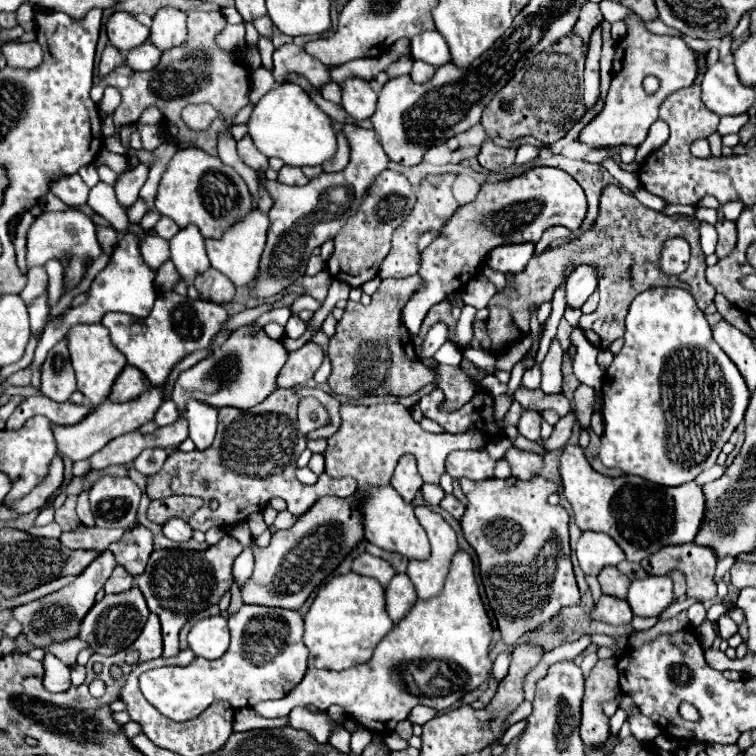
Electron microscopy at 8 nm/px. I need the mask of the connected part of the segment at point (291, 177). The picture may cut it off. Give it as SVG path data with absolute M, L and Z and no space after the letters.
M284 165L278 171L278 181L286 185L306 185L308 183L308 179L304 177L304 173L298 167L288 167L288 165Z

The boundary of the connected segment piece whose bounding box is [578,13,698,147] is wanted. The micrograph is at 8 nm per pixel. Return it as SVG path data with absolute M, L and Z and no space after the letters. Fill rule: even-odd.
M634 13L626 15L624 23L628 27L628 33L624 35L622 41L616 43L614 75L612 75L612 85L604 103L604 109L598 113L598 117L594 117L580 131L580 137L578 137L586 145L596 145L596 147L634 145L638 147L646 139L650 125L658 119L660 103L664 103L664 99L672 95L674 91L692 85L698 73L696 59L680 37L650 33L644 21ZM646 75L656 75L660 79L660 89L650 99L644 99L644 91L642 91L642 79Z

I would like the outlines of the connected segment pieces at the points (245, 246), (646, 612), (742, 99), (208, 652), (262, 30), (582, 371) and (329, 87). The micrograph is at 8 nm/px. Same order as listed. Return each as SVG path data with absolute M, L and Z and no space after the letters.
M252 211L252 215L248 215L248 219L242 219L240 223L236 223L236 227L230 227L222 239L206 239L206 253L208 259L212 263L214 269L218 269L220 273L224 273L236 287L246 287L250 285L260 269L260 259L262 259L262 251L266 245L266 231L268 231L268 215L260 213L260 211Z
M668 575L634 579L626 597L638 617L658 617L674 601L674 583Z
M718 61L708 67L702 79L702 101L720 117L738 115L746 113L754 103L754 89L738 81L734 63Z
M222 615L198 621L188 635L190 649L196 653L196 657L204 659L216 659L224 655L228 643L230 643L228 621Z
M268 15L260 17L260 21L256 21L256 23L254 23L254 27L256 27L256 31L258 31L262 37L272 39L272 31L274 31L274 27L272 27L272 21L270 21L270 17L268 17Z
M580 329L572 331L570 343L576 347L576 357L574 357L574 375L576 375L576 379L580 383L586 383L592 389L600 389L604 371L598 367L597 363L599 349L584 337L584 333Z
M328 81L328 83L324 83L322 87L320 87L320 93L322 93L322 97L324 99L328 99L328 101L332 101L332 103L340 103L340 85L338 83L334 83L334 81Z

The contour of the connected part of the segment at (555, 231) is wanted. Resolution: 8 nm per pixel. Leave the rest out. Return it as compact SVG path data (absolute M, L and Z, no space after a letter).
M560 225L550 227L548 231L544 231L542 239L536 243L536 253L542 253L555 239L570 237L570 235L572 235L572 231L566 227L560 227Z

